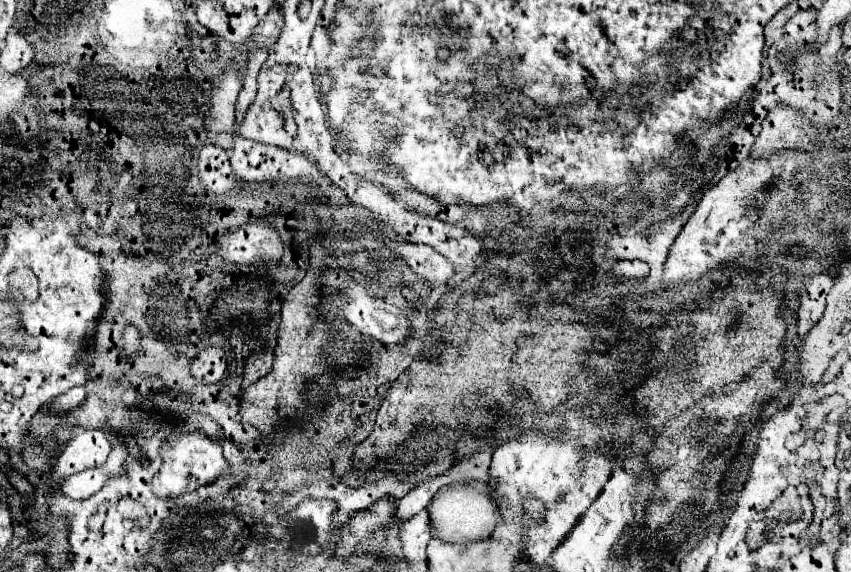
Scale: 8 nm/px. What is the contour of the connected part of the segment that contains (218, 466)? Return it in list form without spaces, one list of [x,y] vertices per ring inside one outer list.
[[[175,428],[171,438],[165,442],[165,448],[161,448],[161,456],[163,456],[163,466],[161,466],[161,472],[153,478],[153,490],[157,496],[163,496],[163,498],[197,490],[209,484],[223,470],[227,470],[221,444],[209,440],[205,434],[199,434],[199,432],[179,436]]]

